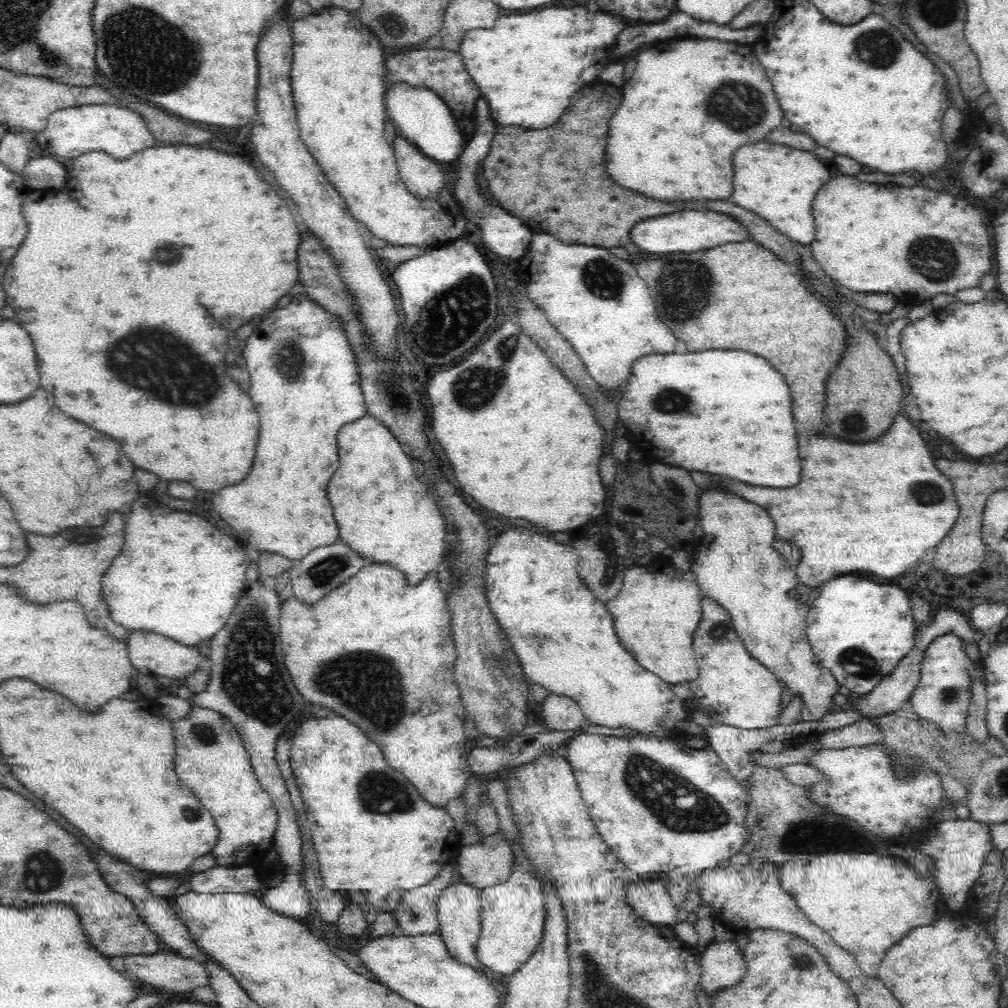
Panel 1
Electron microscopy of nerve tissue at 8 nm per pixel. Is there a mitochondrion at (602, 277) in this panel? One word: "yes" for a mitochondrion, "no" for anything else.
yes

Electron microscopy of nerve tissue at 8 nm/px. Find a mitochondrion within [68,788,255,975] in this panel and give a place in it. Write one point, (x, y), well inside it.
(191, 813)

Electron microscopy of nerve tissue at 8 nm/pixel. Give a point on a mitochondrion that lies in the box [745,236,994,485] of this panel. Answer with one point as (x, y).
(855, 426)

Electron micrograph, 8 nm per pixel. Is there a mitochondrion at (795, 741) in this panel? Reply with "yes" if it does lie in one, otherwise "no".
no

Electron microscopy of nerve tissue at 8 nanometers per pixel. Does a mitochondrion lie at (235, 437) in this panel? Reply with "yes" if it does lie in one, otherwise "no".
no

